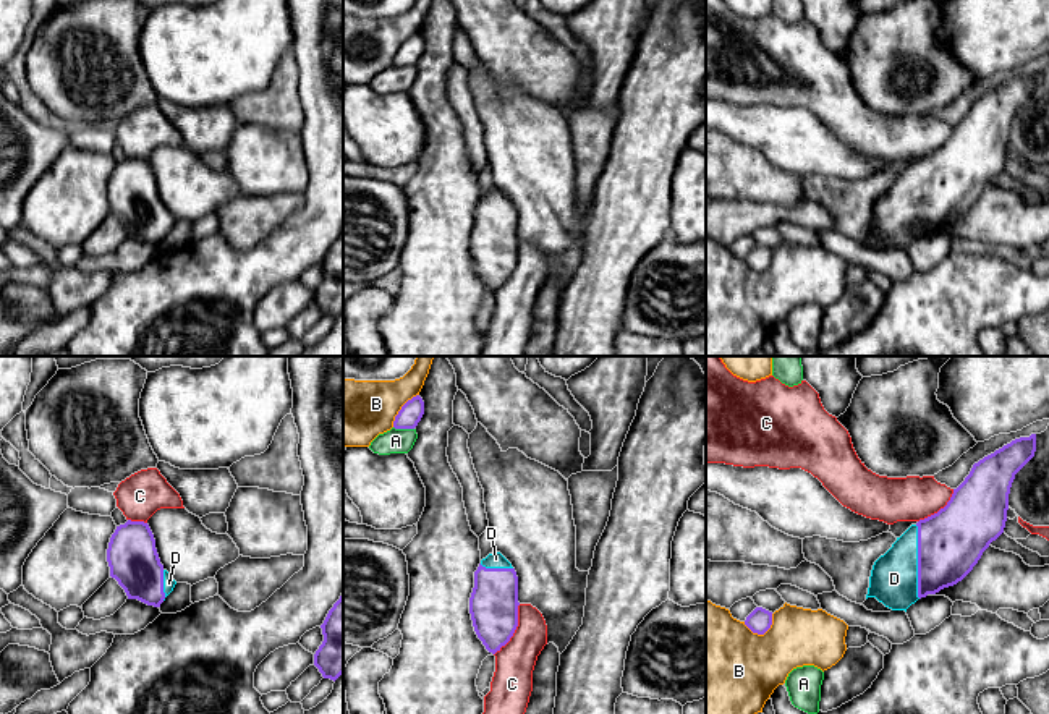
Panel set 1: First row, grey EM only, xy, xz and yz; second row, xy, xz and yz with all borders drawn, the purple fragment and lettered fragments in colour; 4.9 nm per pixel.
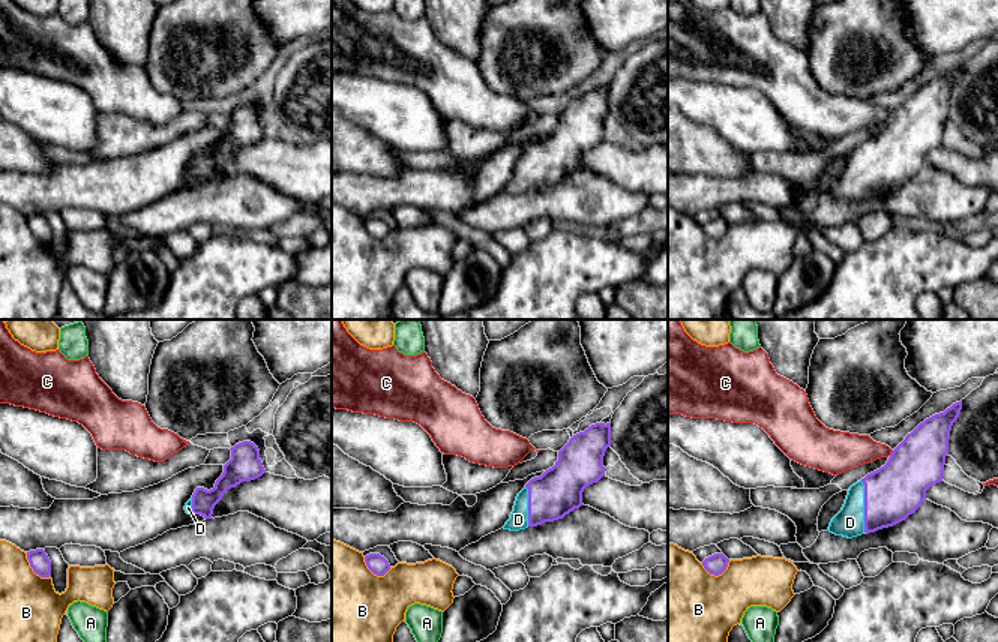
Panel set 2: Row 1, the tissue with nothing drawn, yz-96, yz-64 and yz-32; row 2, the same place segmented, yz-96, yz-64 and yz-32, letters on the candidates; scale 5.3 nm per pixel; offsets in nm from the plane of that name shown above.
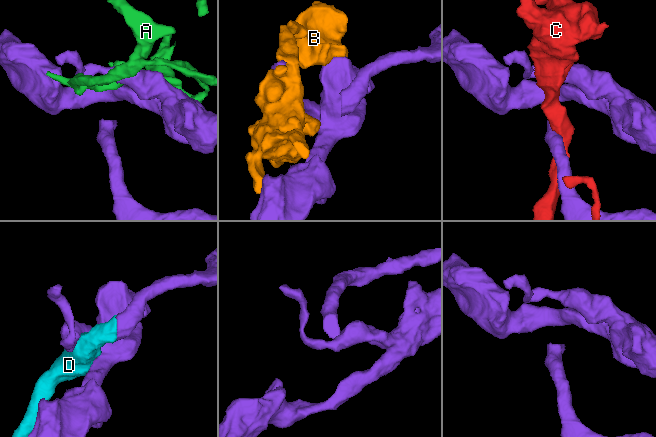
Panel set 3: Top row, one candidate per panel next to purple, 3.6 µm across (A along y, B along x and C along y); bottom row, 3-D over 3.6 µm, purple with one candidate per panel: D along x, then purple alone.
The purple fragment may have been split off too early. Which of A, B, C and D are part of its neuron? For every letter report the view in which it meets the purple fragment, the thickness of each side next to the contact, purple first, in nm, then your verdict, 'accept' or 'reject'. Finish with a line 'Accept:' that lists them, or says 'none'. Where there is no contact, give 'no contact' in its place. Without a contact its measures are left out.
A: contact in xz; calibres 110 and 130 nm; reject
B: contact in yz; calibres 120 and 460 nm; reject
C: contact in xz; calibres 240 and 200 nm; reject
D: contact in yz; calibres 320 and 240 nm; accept
Accept: D

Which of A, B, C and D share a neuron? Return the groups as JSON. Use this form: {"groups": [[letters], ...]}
{"groups": [["A"], ["B"], ["C"], ["D"]]}

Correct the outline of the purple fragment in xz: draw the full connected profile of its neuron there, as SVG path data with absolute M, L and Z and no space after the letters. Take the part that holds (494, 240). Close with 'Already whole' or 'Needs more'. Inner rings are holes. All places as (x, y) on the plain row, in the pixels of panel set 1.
M497 188L481 198L474 209L469 251L474 269L492 291L500 288L518 264L518 214Z. Needs more

